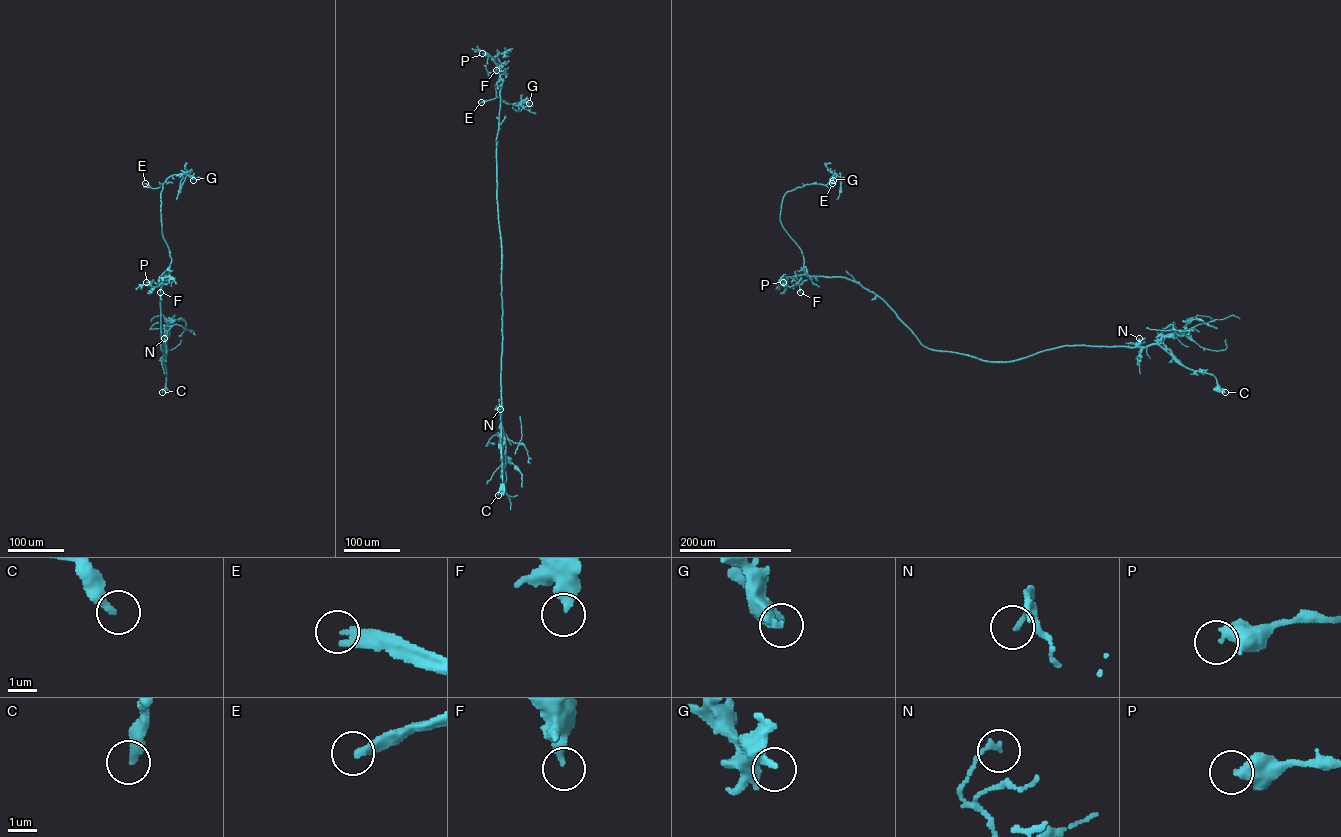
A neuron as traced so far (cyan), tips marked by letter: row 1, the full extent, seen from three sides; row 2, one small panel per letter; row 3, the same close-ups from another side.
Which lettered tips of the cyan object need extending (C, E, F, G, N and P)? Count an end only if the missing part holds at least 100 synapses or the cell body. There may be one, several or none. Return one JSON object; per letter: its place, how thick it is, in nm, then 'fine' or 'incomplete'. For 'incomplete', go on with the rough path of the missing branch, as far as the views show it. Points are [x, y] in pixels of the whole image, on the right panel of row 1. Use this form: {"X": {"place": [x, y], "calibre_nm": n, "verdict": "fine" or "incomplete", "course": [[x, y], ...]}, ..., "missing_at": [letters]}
{"C": {"place": [1225, 392], "calibre_nm": 280, "verdict": "fine"}, "E": {"place": [832, 183], "calibre_nm": 340, "verdict": "incomplete", "course": [[832, 183], [836, 178], [840, 186], [833, 210]]}, "F": {"place": [800, 292], "calibre_nm": 380, "verdict": "fine"}, "G": {"place": [833, 180], "calibre_nm": 300, "verdict": "fine"}, "N": {"place": [1139, 338], "calibre_nm": 160, "verdict": "fine"}, "P": {"place": [783, 282], "calibre_nm": 320, "verdict": "fine"}, "missing_at": ["E"]}

